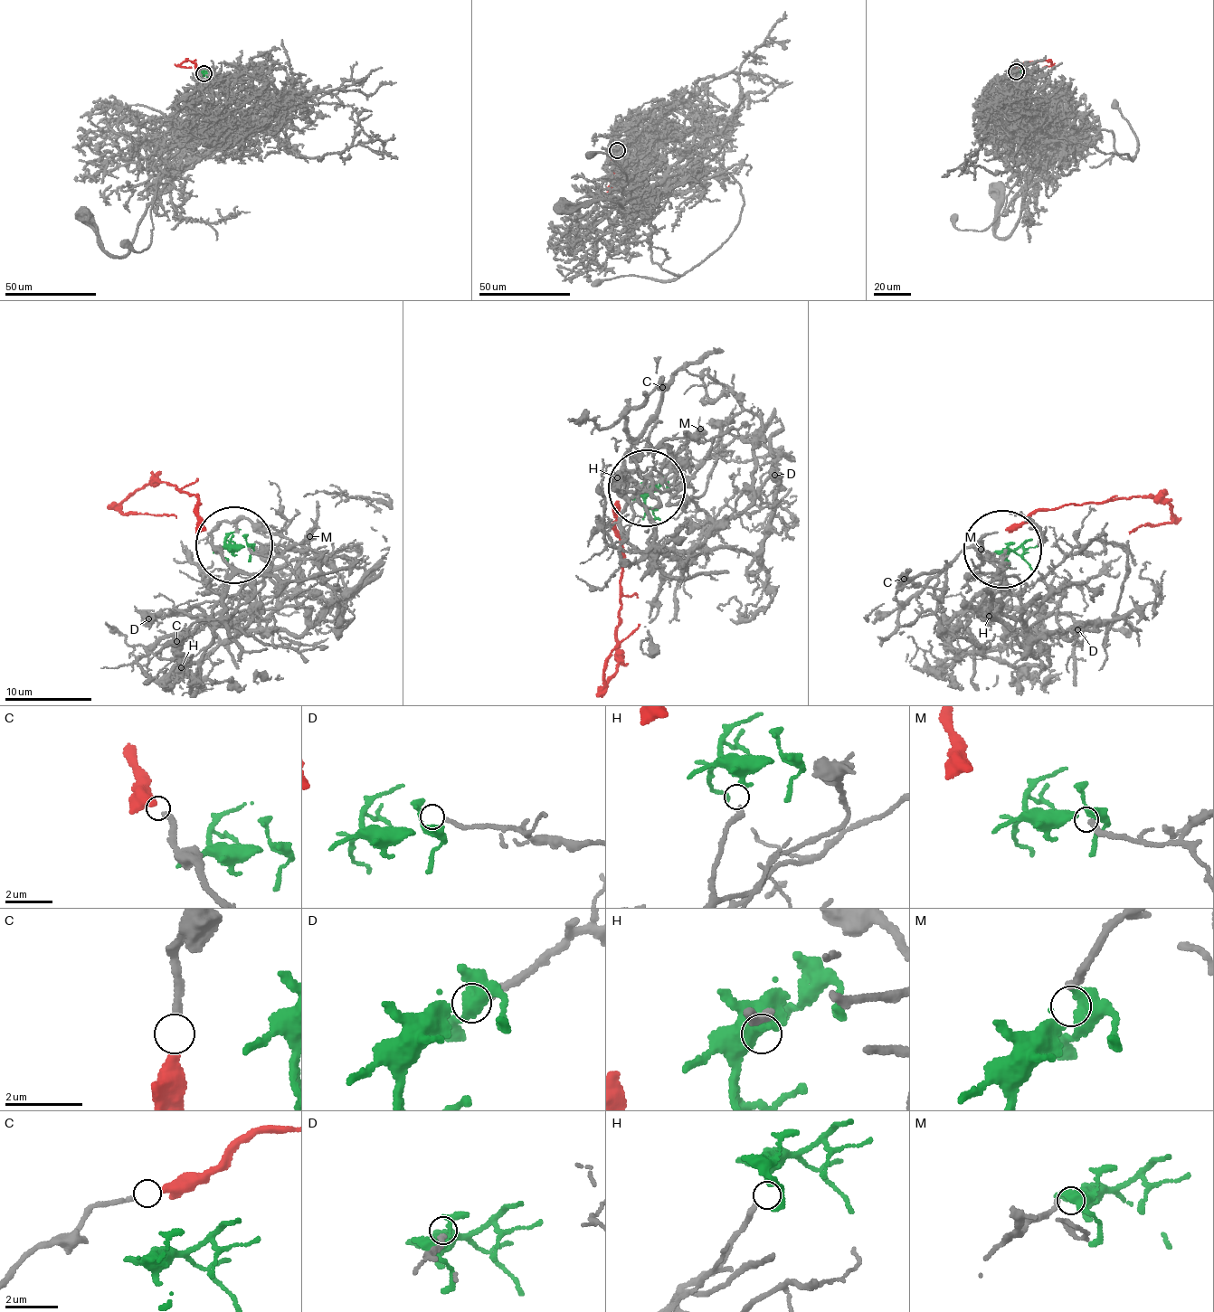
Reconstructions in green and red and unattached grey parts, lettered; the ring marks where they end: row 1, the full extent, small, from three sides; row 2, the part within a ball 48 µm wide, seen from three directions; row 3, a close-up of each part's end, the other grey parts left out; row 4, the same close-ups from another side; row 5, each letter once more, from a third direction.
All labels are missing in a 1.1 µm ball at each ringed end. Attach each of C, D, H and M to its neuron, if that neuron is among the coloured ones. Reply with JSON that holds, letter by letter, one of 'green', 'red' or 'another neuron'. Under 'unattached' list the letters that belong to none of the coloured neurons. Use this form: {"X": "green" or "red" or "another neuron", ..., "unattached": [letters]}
{"C": "red", "D": "another neuron", "H": "another neuron", "M": "green", "unattached": ["D", "H"]}

